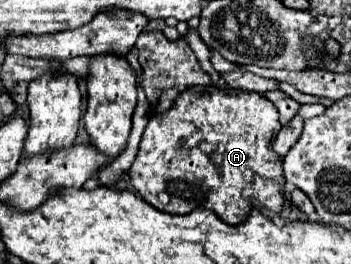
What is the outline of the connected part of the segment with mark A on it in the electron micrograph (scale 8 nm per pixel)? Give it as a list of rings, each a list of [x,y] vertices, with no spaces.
[[[194,86],[182,92],[170,110],[150,118],[142,134],[138,156],[128,172],[130,182],[150,206],[166,214],[190,214],[196,208],[208,208],[214,210],[222,222],[238,226],[248,220],[252,210],[258,210],[272,220],[282,212],[286,182],[282,158],[272,150],[278,126],[282,126],[278,122],[278,110],[262,94]]]

